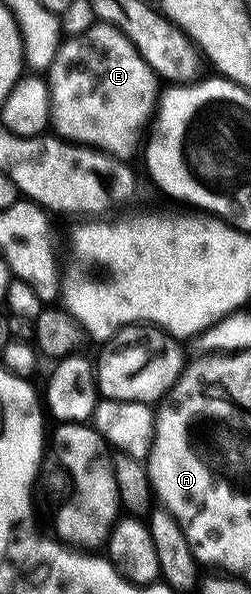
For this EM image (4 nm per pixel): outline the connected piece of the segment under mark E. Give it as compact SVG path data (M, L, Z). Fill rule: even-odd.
M98 21L84 33L63 38L48 82L53 134L123 161L139 154L144 132L156 115L160 80L120 28Z

